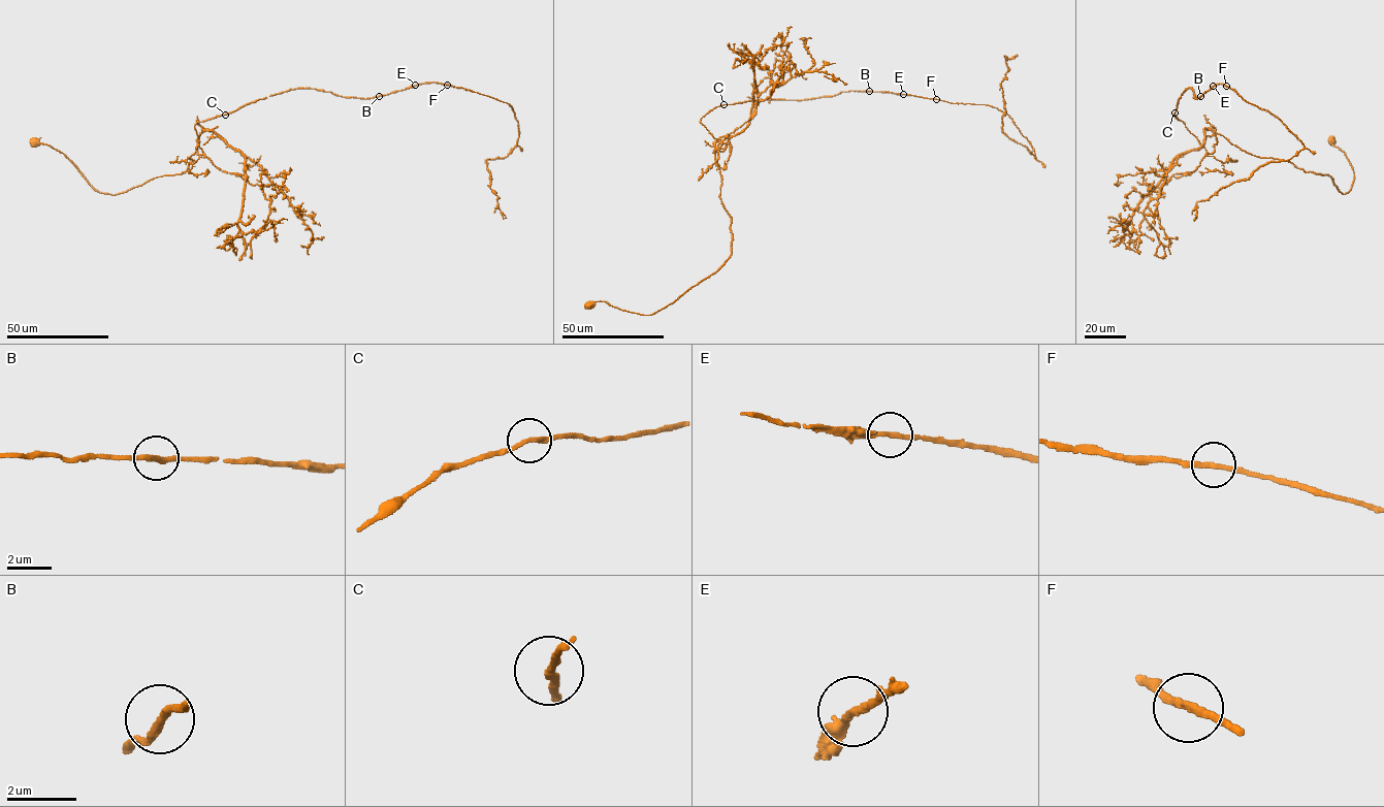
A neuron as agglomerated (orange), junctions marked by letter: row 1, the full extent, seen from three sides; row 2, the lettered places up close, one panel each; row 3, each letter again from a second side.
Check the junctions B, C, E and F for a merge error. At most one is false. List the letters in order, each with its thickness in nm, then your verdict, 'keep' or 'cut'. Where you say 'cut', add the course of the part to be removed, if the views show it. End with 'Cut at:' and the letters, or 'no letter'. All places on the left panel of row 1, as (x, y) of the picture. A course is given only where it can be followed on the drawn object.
B: calibre 240 nm; keep
C: calibre 180 nm; keep
E: calibre 200 nm; keep
F: calibre 240 nm; keep
Cut at: no letter

